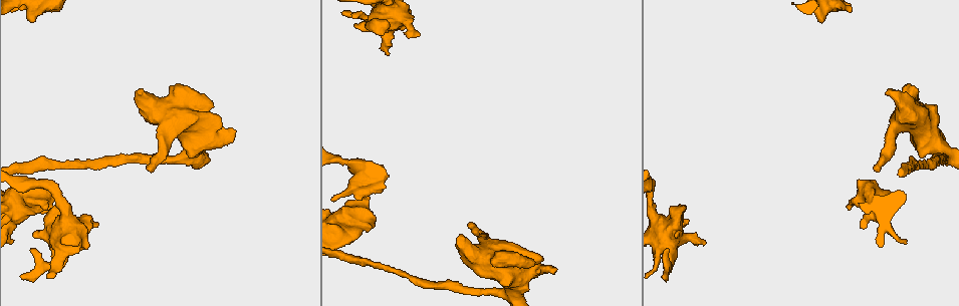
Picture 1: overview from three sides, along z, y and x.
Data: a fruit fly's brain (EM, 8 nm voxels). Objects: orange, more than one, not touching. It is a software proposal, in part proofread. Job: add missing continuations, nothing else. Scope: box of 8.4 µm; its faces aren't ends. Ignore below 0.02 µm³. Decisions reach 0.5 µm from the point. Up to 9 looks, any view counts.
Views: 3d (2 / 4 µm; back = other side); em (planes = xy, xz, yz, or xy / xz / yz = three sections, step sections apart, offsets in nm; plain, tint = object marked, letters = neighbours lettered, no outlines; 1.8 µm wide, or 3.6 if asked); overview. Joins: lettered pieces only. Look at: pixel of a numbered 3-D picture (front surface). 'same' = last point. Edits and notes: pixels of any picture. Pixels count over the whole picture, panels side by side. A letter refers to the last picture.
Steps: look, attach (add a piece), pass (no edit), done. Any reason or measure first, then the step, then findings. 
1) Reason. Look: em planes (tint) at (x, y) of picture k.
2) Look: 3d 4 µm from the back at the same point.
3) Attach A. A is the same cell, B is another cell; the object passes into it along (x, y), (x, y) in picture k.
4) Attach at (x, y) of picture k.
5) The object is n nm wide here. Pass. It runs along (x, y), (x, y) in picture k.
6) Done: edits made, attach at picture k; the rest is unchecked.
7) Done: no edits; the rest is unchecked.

An open end. Look: em 3.6 µm xz step 16 (letters) at (43, 209) of picture 1.

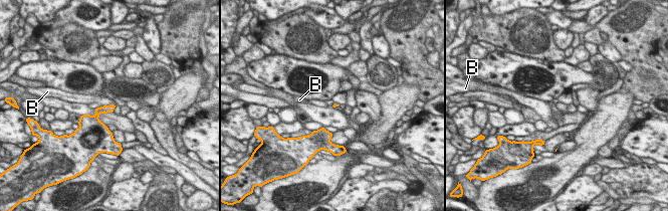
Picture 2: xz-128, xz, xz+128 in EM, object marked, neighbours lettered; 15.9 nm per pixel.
Another direction. Look: em 3.6 µm yz step 4 (letters) at the same point.

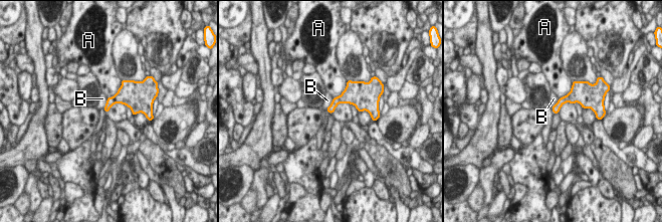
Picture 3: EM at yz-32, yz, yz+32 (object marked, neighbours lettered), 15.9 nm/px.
The longest contact is with A, 360 nm. Pass. A and B are other cells; a border runs along (334, 98), (326, 109) in picture 3; none of them fits.

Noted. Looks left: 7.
Branch stops here. Look: 3d 4 µm at (705, 242) of picture 1.

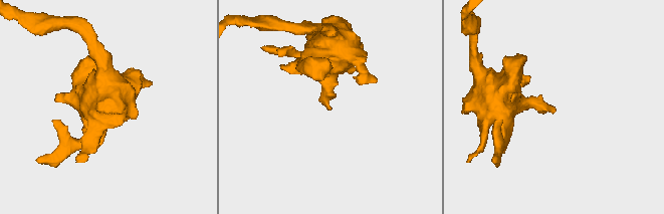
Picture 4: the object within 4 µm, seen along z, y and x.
Look: em 3.6 µm planes (plain) at (327, 109) of picture 4.

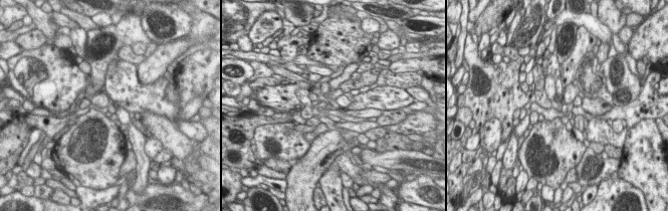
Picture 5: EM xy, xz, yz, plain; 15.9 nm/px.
Look: em 3.6 µm planes (letters) at the same point.

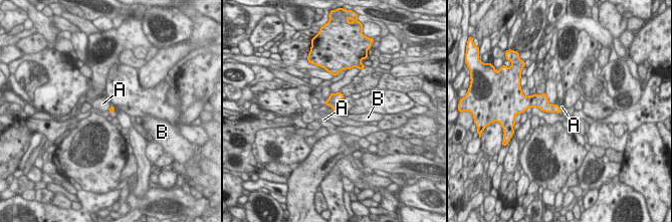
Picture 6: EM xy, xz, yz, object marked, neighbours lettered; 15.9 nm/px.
Pass. A and B are other cells; a border runs along (555, 103), (562, 110) in picture 6; no lettered piece goes on from it.

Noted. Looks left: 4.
Branch stops here. Look: em xy step 16 (letters) at (471, 223) of picture 1.

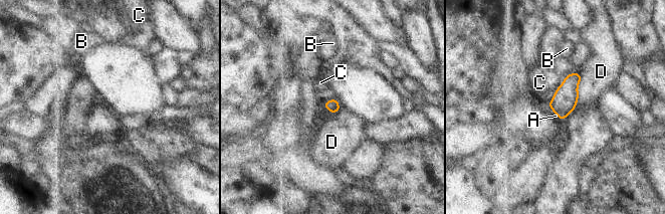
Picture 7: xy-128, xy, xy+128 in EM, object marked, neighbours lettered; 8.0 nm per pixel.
Cut it another way. Look: em planes (letters) at the same point.

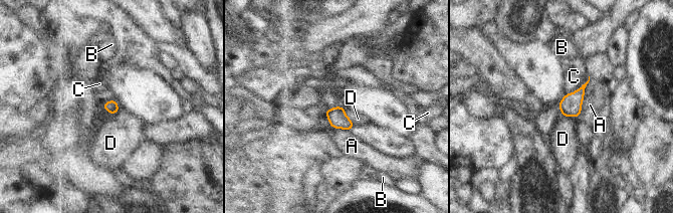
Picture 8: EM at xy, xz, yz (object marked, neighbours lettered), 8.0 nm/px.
Pass. A, B, C and D are other cells; a border runs along (344, 110), (354, 125) in picture 8; none of them fits.

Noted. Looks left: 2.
Free end. Look: em planes (letters) at (461, 236) of picture 1.

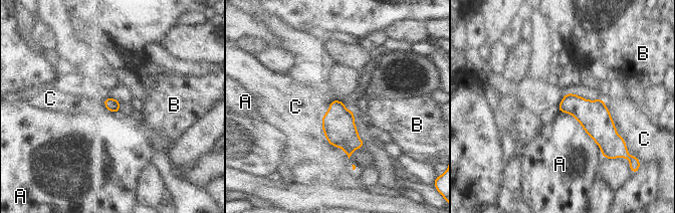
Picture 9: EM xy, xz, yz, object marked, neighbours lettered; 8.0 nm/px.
Pass. A, B and C are other cells; a border runs along (556, 110), (579, 122), (603, 157) in picture 9; no lettered piece goes on from it.

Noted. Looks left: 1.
Done: no edits; the rest is unchecked.

